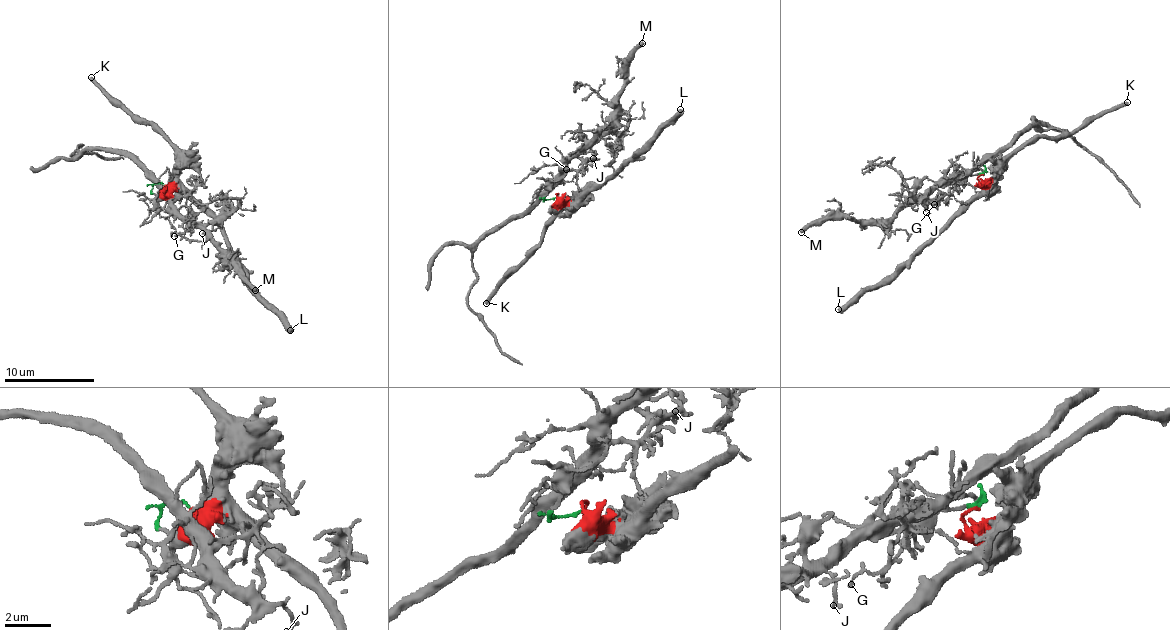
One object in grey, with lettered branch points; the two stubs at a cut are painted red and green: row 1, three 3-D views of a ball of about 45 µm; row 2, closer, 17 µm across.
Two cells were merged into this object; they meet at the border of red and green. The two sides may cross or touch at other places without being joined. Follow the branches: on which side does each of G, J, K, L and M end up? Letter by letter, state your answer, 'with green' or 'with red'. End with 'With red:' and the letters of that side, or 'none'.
G: with green
J: with green
K: with red
L: with red
M: with green
With red: K, L

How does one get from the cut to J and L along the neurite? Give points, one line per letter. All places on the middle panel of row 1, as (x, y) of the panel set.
J: (557, 198), (543, 198), (561, 165), (588, 147), (593, 159)
L: (557, 196), (575, 199), (595, 182), (611, 176), (623, 162), (646, 147), (658, 126), (681, 108)

